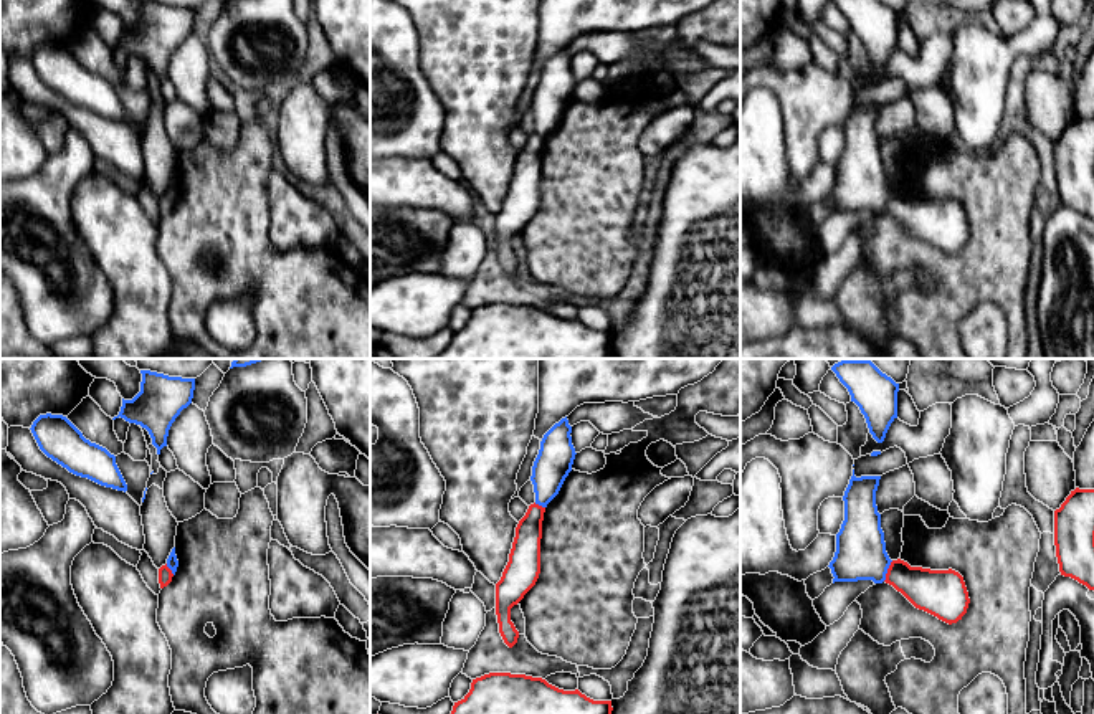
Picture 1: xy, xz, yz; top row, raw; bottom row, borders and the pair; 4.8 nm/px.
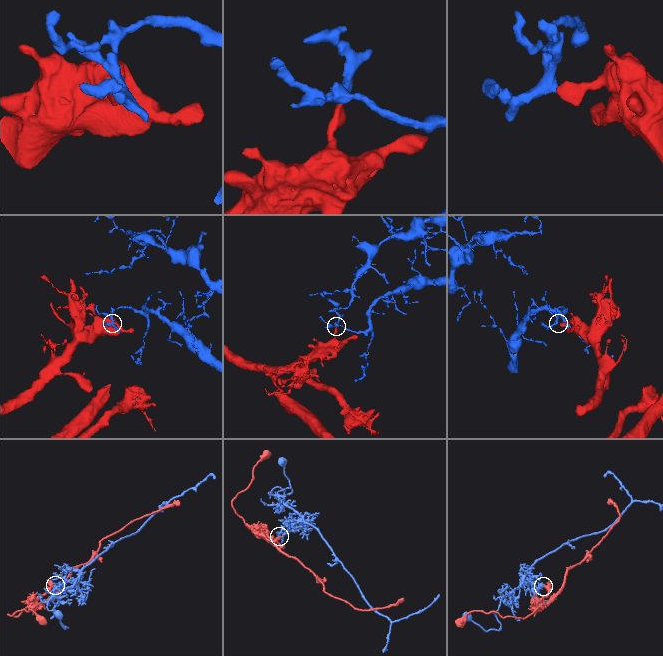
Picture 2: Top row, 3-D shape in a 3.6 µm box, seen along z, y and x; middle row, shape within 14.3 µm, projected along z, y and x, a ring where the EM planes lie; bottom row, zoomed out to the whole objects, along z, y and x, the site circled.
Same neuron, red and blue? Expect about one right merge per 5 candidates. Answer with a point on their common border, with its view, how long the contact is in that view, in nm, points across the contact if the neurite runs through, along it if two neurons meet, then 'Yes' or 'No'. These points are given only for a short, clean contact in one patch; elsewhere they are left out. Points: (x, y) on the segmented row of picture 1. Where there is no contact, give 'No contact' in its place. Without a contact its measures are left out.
Touches red at yz (888, 571). Shared border 120 nm. Boundary: yz (893, 561), (883, 580). No

